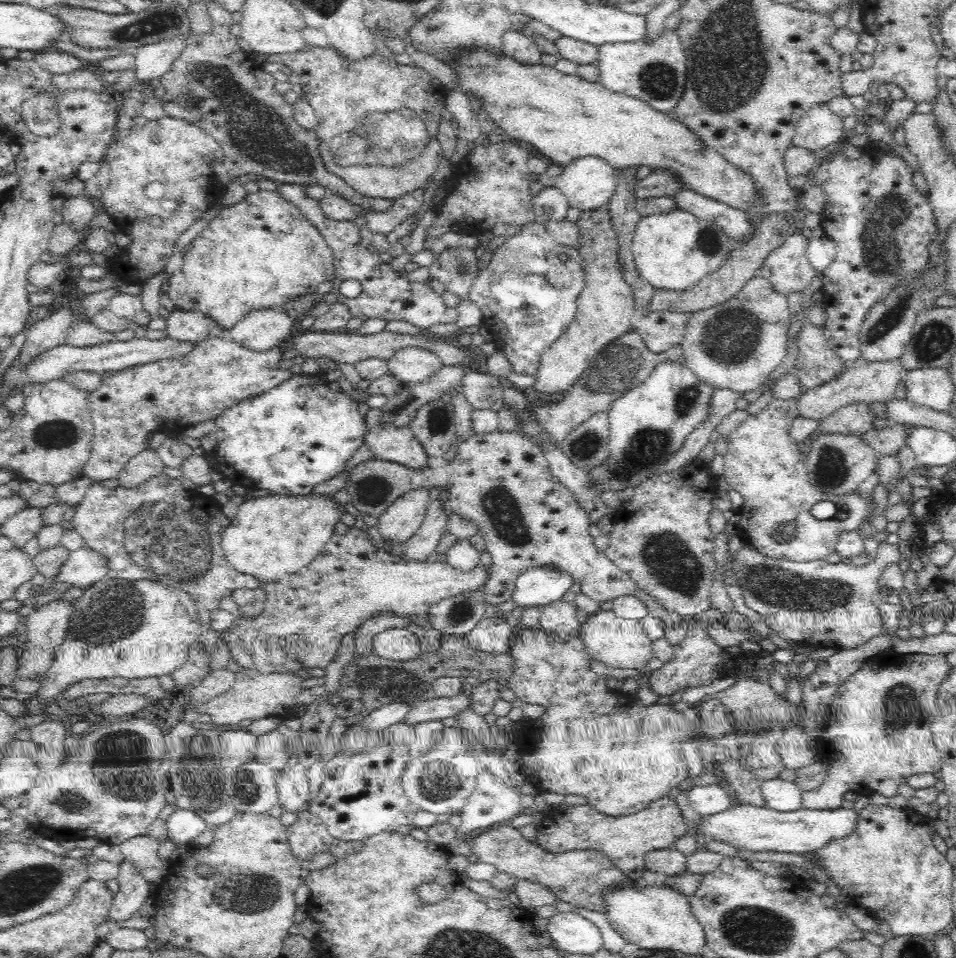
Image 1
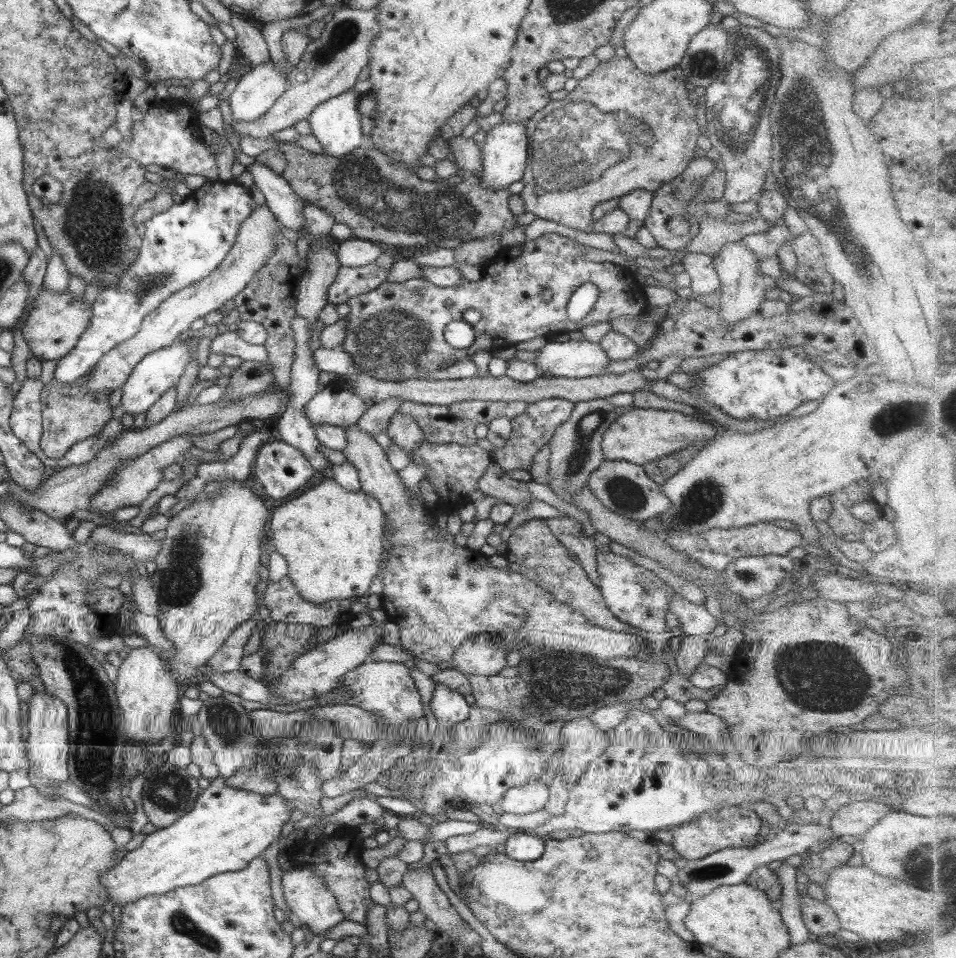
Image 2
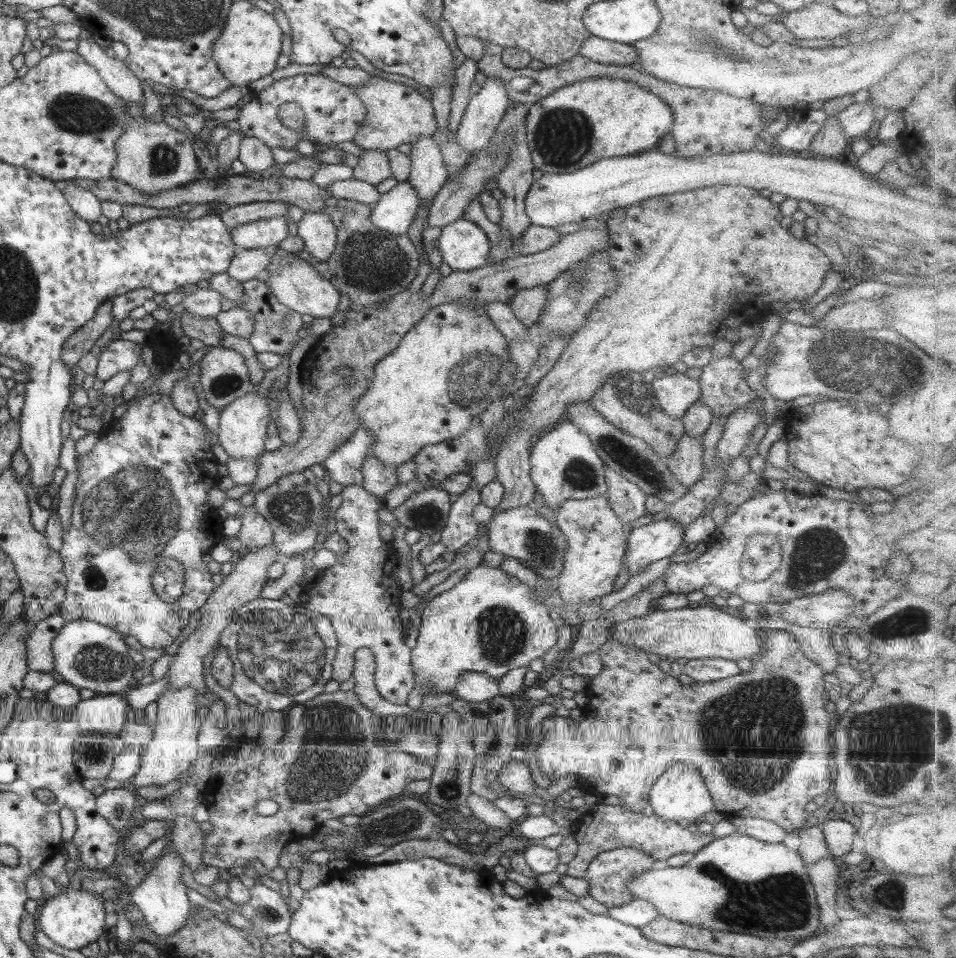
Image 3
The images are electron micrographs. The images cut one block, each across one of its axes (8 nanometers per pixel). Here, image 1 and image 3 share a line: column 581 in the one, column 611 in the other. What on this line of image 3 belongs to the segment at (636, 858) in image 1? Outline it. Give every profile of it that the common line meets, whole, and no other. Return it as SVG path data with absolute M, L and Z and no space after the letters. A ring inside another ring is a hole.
M601 801L586 812L582 812L571 822L571 835L575 838L577 850L575 856L566 864L567 876L581 878L589 866L590 860L600 852L619 847L639 849L653 860L665 860L674 854L696 853L702 846L709 844L714 837L710 833L701 833L694 828L682 828L675 821L664 821L652 813L645 816L641 812L627 810L621 805L605 805Z

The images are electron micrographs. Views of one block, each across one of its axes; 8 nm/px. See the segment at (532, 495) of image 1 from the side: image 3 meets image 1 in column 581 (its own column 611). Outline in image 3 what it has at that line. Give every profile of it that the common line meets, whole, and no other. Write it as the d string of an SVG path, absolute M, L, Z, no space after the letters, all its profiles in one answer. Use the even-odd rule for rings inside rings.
M605 495L597 496L595 498L586 499L571 499L561 502L557 510L554 511L555 524L557 528L564 534L566 538L567 548L565 548L565 556L563 556L563 568L561 572L555 577L555 588L561 602L563 602L563 608L559 612L561 620L566 622L569 626L580 624L578 617L576 616L577 607L579 603L585 601L594 600L596 596L603 596L613 592L613 581L619 568L621 568L622 558L624 557L625 539L627 533L615 516L615 513L609 508Z

